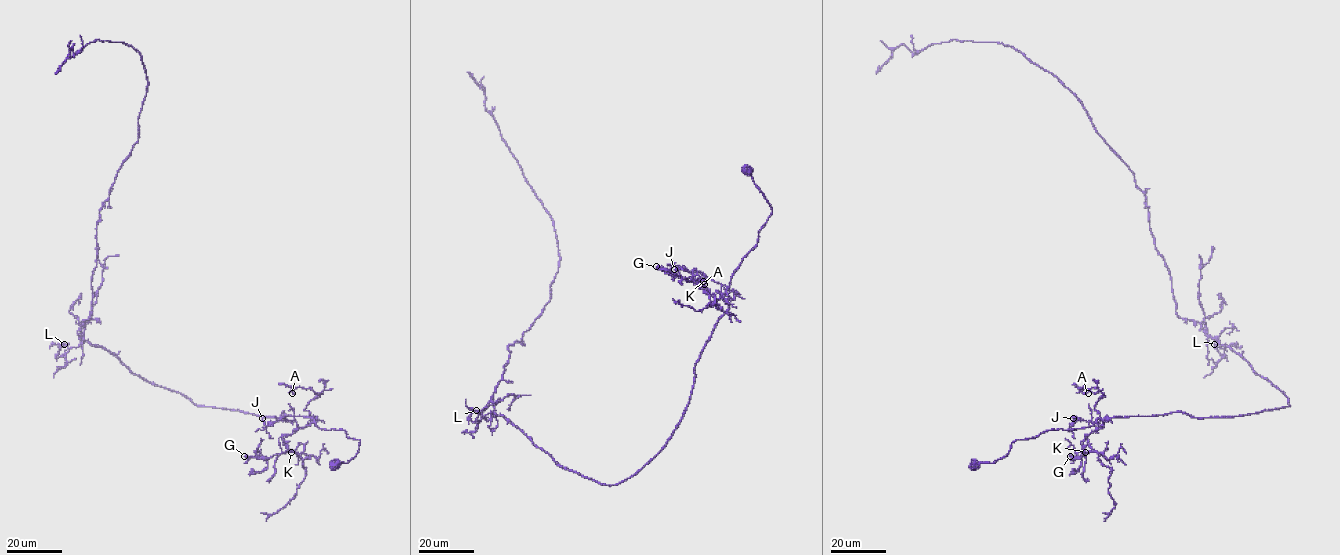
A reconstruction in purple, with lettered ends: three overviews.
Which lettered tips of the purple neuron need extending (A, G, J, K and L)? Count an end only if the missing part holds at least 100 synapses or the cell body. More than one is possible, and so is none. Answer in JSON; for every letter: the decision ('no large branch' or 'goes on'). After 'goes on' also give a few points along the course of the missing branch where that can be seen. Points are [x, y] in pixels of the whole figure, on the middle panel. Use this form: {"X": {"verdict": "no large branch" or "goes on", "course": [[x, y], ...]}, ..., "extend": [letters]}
{"A": {"verdict": "no large branch"}, "G": {"verdict": "no large branch"}, "J": {"verdict": "no large branch"}, "K": {"verdict": "no large branch"}, "L": {"verdict": "no large branch"}, "extend": []}

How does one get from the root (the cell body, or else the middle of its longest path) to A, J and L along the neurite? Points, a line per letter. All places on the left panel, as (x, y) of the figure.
A: (334, 465), (352, 458), (360, 440), (317, 426), (304, 409), (322, 392), (296, 387), (292, 393)
J: (334, 465), (352, 458), (360, 440), (313, 418), (300, 427), (262, 418)
L: (334, 465), (359, 447), (344, 429), (320, 429), (315, 417), (195, 405), (86, 341), (59, 356), (64, 344)

